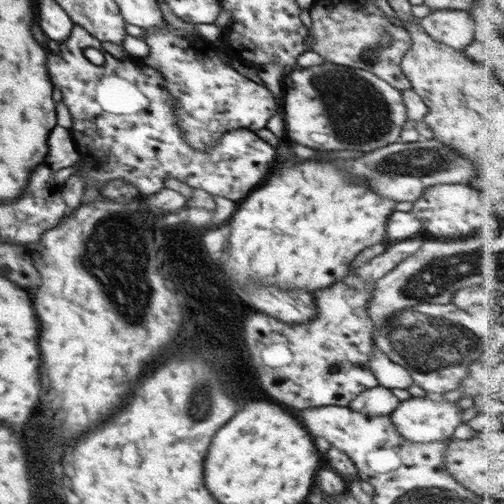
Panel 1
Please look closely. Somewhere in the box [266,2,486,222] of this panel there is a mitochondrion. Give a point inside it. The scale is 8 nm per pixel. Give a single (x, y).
(354, 104)

